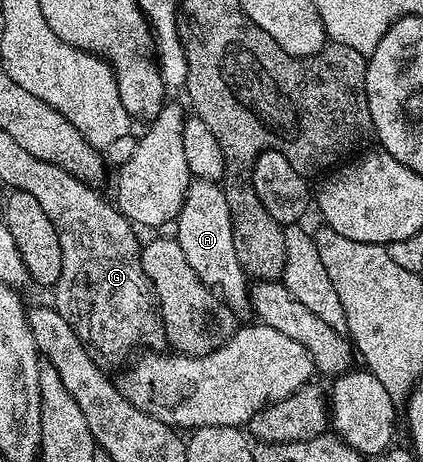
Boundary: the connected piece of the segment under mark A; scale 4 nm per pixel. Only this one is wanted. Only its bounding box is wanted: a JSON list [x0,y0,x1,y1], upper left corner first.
[173,180,251,315]

